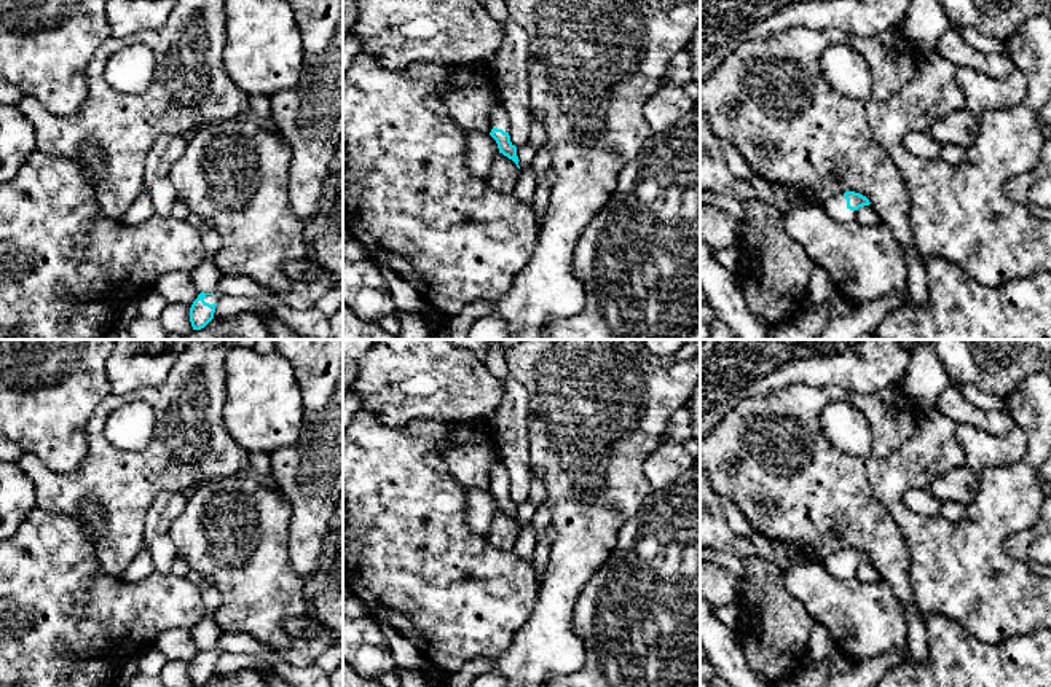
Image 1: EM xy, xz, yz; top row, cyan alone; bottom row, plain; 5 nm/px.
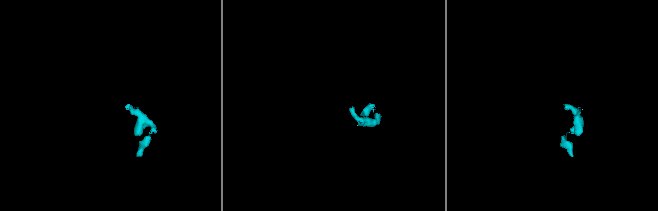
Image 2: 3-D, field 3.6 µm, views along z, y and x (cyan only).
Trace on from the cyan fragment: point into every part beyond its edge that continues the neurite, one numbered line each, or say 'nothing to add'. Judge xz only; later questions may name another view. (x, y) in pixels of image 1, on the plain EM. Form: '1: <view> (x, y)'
1: xz (498, 475)

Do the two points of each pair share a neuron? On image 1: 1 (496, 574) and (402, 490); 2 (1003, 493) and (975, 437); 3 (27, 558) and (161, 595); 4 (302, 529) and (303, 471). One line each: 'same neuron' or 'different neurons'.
1: same neuron
2: different neurons
3: same neuron
4: same neuron

